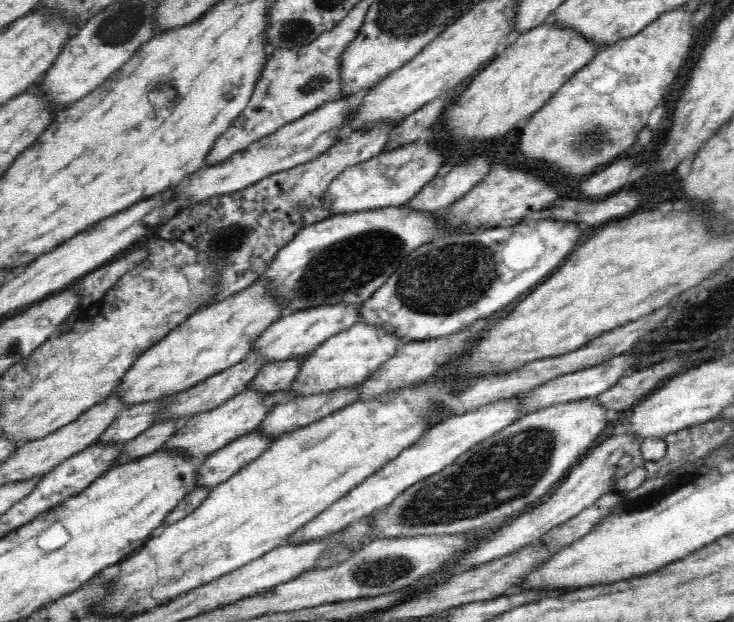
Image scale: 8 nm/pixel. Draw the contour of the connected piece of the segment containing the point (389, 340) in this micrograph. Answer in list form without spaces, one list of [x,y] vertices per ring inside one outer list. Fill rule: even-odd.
[[[364,321],[357,322],[354,326],[348,327],[348,330],[325,340],[304,358],[300,364],[300,372],[291,385],[294,396],[313,395],[340,387],[362,385],[383,365],[383,362],[390,360],[396,354],[402,343],[400,337],[389,334],[382,327],[368,325]]]

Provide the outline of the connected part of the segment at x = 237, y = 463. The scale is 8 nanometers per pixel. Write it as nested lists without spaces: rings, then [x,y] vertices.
[[[256,429],[213,452],[200,466],[196,488],[214,488],[228,480],[258,458],[264,450],[268,450],[274,441],[274,437],[264,437],[264,433]]]

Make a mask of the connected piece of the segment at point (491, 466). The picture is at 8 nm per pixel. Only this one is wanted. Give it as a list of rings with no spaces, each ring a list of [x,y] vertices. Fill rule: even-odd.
[[[582,398],[582,400],[550,405],[520,416],[508,428],[504,427],[500,434],[494,434],[492,438],[480,442],[480,446],[470,448],[446,470],[416,482],[414,486],[410,486],[400,494],[392,504],[385,507],[384,512],[376,513],[370,524],[372,532],[366,538],[362,538],[360,544],[356,544],[354,548],[334,546],[332,550],[324,552],[316,562],[316,566],[310,569],[325,569],[340,564],[356,549],[374,539],[463,533],[474,528],[482,528],[484,524],[488,524],[498,516],[506,514],[510,516],[512,512],[518,512],[522,508],[533,507],[550,494],[550,490],[561,483],[571,468],[587,454],[588,448],[593,446],[596,438],[602,434],[602,430],[608,424],[606,411],[606,407],[602,407],[598,399]]]

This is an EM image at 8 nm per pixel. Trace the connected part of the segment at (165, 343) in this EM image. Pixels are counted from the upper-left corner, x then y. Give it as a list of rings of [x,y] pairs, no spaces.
[[[262,275],[249,287],[237,290],[231,297],[197,309],[160,342],[145,350],[113,392],[122,397],[127,407],[176,396],[209,376],[242,362],[262,332],[285,314],[282,312],[284,308],[286,305],[276,297],[272,289],[272,281]]]

